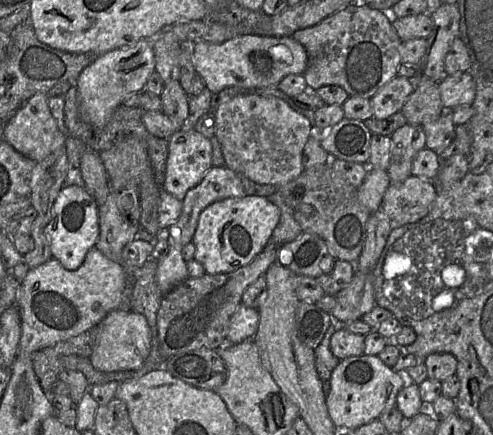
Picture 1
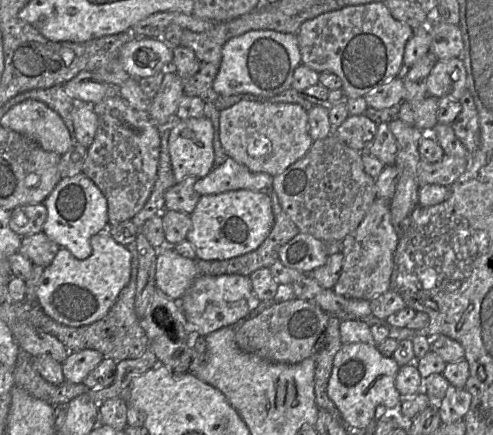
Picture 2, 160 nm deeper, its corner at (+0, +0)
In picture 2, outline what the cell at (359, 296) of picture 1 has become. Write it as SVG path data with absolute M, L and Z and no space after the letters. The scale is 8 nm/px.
M376 197L358 227L342 241L342 269L333 291L348 300L371 301L390 289L398 240L399 236L391 223L390 201Z

